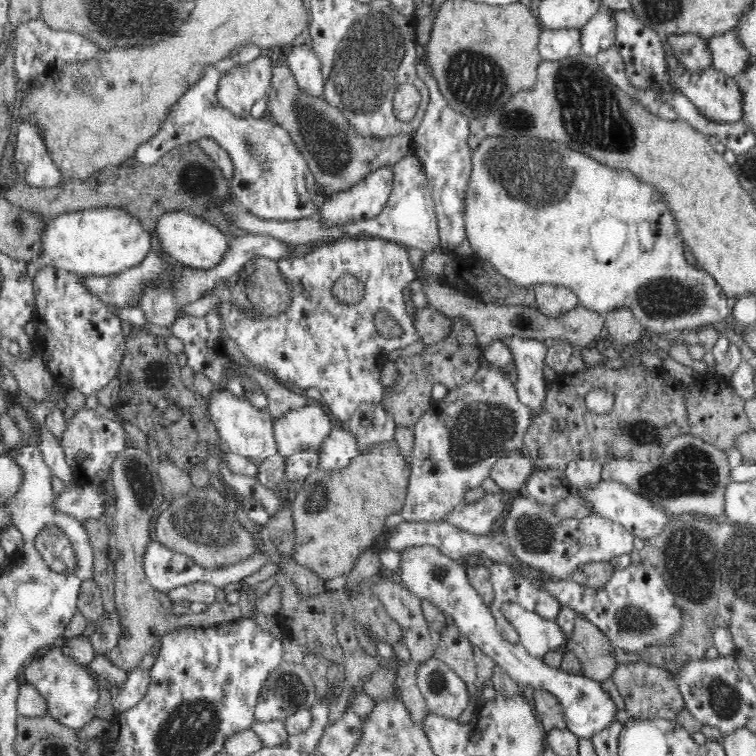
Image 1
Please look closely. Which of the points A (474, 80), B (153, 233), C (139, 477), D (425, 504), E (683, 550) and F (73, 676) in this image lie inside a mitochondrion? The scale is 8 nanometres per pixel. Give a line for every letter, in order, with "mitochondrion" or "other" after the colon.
A: mitochondrion
B: other
C: mitochondrion
D: other
E: mitochondrion
F: other

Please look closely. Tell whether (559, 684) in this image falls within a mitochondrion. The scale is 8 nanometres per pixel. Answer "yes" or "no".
no

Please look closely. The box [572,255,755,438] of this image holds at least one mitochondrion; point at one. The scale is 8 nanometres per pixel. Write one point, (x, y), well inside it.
(661, 299)

